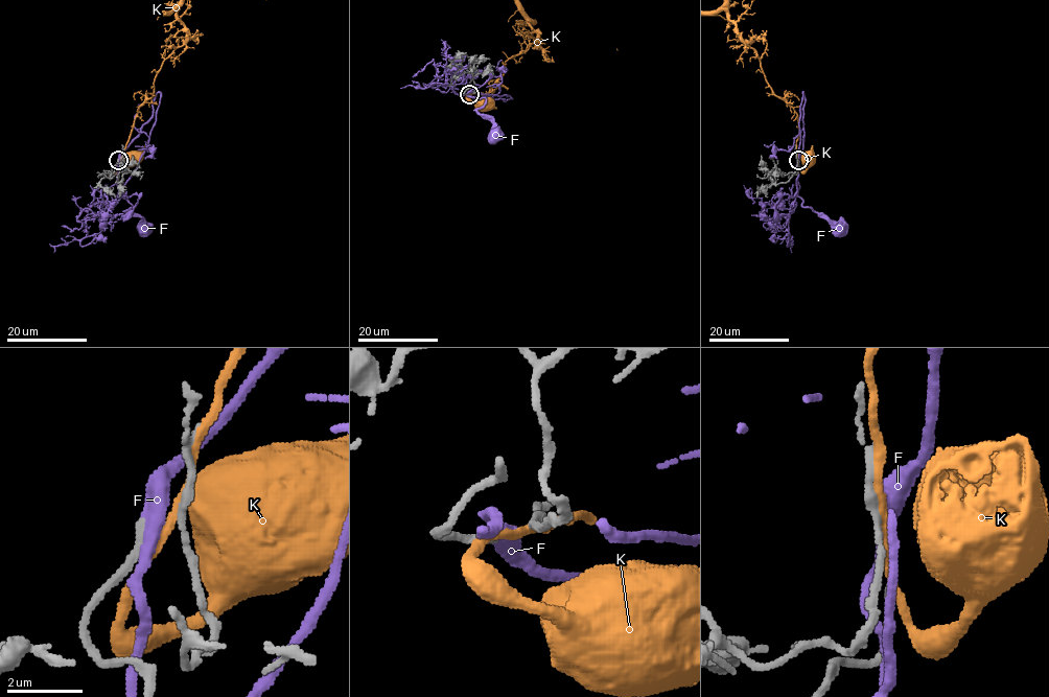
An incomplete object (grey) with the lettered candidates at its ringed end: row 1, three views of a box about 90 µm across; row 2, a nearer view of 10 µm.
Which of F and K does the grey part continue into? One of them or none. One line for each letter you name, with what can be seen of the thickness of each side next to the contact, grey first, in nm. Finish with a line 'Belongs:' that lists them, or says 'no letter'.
F: calibres 170 and 380 nm
Belongs: F

